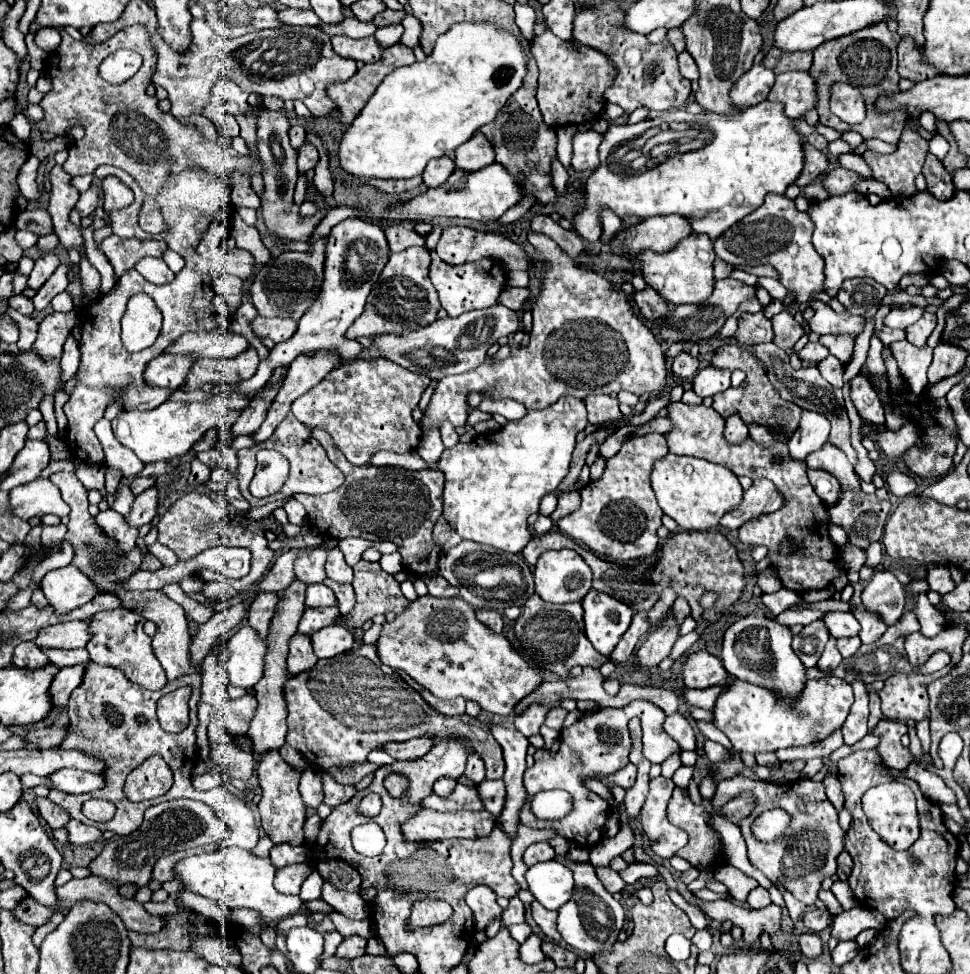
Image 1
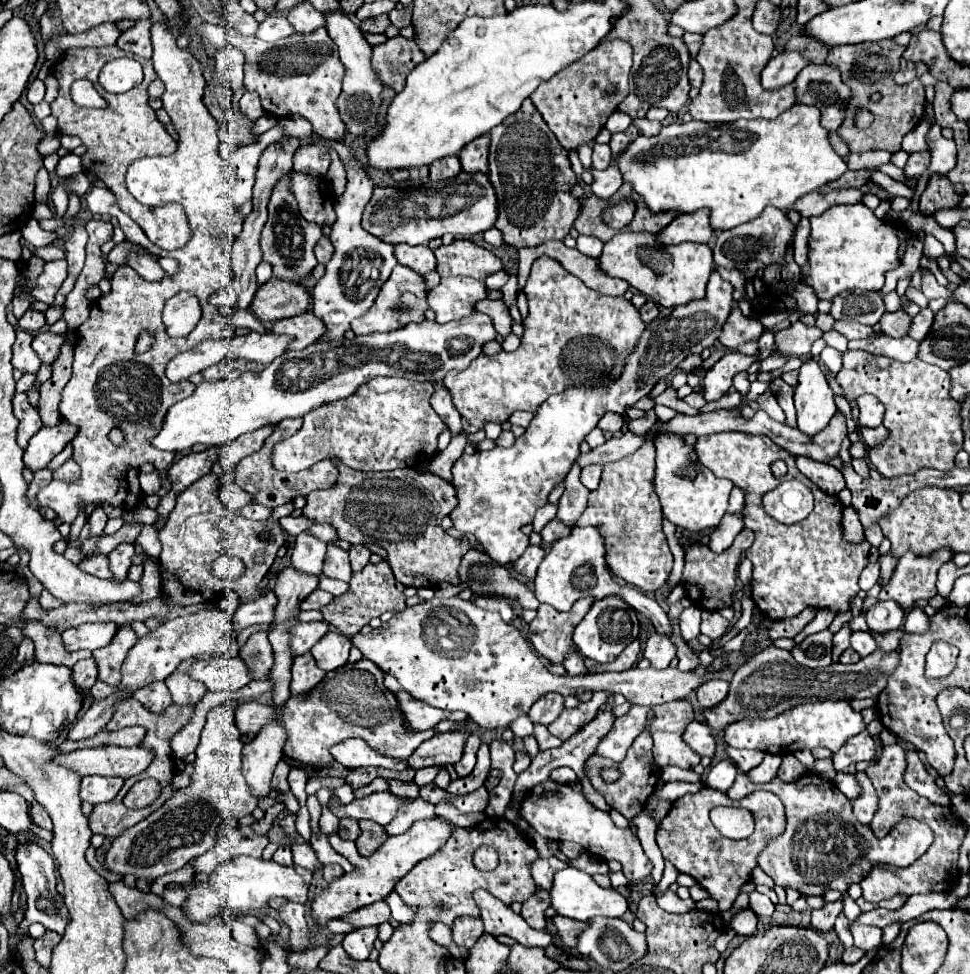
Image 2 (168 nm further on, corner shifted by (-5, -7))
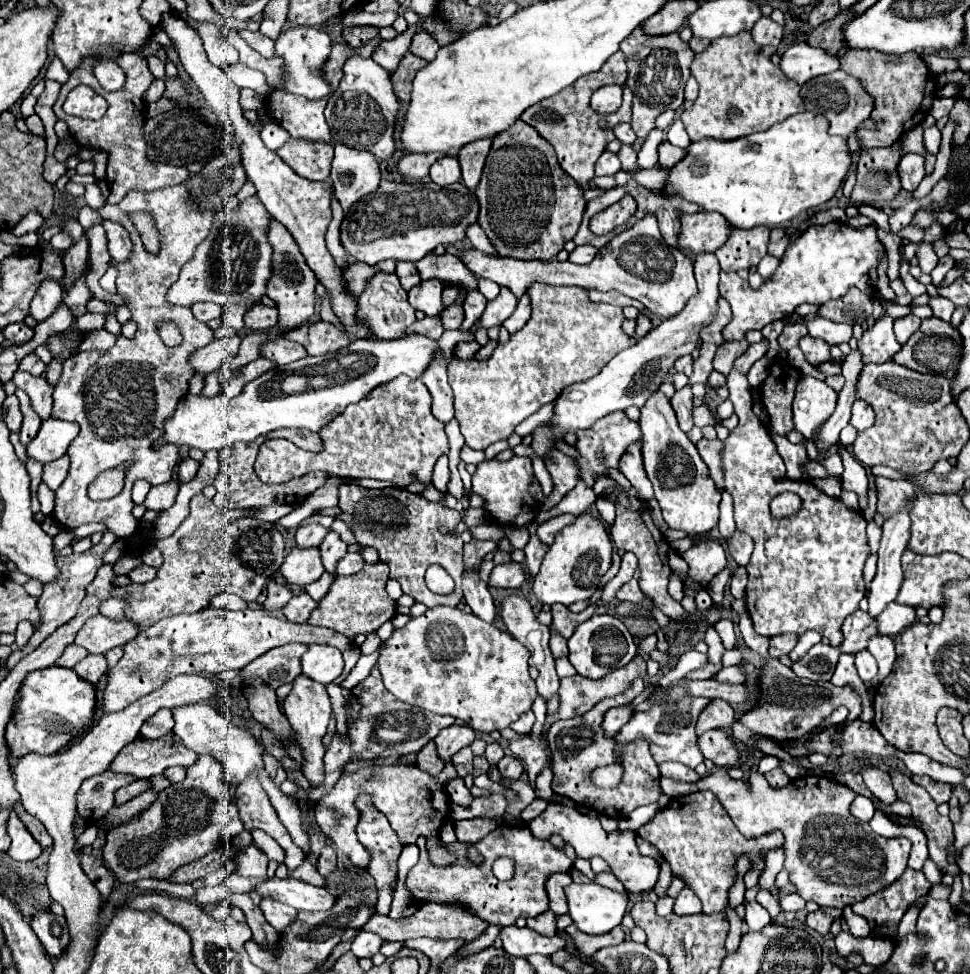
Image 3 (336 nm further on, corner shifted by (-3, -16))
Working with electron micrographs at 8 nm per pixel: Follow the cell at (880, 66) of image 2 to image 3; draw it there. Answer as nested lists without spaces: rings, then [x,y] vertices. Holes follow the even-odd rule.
[[[847,50],[839,54],[841,70],[847,74],[859,78],[867,92],[875,98],[875,110],[871,118],[879,124],[875,124],[875,132],[869,132],[869,128],[859,128],[859,140],[861,148],[885,148],[895,144],[903,132],[915,128],[923,122],[923,118],[929,114],[933,104],[933,92],[937,90],[937,80],[927,70],[921,56],[915,52],[907,52],[903,56],[887,56],[877,50]]]

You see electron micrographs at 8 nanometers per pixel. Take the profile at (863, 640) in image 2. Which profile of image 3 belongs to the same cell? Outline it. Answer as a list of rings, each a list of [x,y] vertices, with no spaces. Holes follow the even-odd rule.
[[[861,650],[861,652],[855,654],[855,666],[857,666],[859,678],[865,684],[871,684],[873,676],[877,674],[877,662],[875,662],[875,658],[867,650]]]

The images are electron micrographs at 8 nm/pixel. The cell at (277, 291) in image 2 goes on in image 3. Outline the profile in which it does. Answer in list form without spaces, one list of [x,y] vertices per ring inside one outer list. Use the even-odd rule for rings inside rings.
[[[255,304],[245,312],[245,326],[249,330],[267,330],[277,324],[277,308]]]

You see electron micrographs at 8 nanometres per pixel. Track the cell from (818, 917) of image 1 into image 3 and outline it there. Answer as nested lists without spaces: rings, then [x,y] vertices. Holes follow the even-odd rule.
[[[819,908],[817,912],[811,912],[807,914],[807,926],[817,930],[821,936],[827,936],[829,934],[829,928],[833,924],[835,918],[839,918],[843,912],[837,910],[837,908]]]

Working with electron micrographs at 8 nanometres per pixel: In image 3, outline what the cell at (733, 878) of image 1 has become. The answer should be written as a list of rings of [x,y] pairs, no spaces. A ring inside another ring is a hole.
[[[760,890],[757,893],[756,901],[769,912],[772,920],[774,920],[781,912],[778,898],[773,896],[768,890]]]

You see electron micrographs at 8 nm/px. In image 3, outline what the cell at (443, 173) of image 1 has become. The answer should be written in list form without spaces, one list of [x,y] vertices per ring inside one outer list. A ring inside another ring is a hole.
[[[449,154],[449,156],[439,158],[431,166],[431,180],[439,186],[449,186],[453,182],[461,182],[461,168],[457,162],[457,156]]]

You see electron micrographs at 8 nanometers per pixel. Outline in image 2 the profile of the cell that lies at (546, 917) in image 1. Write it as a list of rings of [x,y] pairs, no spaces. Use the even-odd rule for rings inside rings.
[[[555,915],[555,917],[551,919],[551,923],[553,923],[553,927],[557,929],[563,945],[569,947],[569,949],[575,947],[575,937],[585,929],[585,923],[575,921],[575,919],[569,919],[569,917],[561,917],[561,915]]]

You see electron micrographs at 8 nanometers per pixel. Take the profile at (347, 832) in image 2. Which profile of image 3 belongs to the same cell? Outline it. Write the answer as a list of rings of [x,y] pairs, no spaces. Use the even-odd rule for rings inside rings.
[[[445,762],[443,774],[439,776],[431,776],[429,772],[423,772],[417,764],[393,764],[393,766],[367,766],[367,768],[359,768],[355,772],[345,772],[332,790],[315,806],[315,818],[319,828],[331,838],[333,846],[337,850],[341,850],[343,854],[349,856],[353,866],[359,868],[367,868],[369,864],[369,856],[367,850],[363,848],[363,844],[357,842],[355,836],[355,828],[357,822],[361,818],[359,808],[353,806],[359,794],[369,794],[373,798],[373,806],[387,816],[391,828],[397,832],[399,840],[403,847],[409,844],[415,844],[419,836],[423,835],[427,842],[427,850],[429,850],[429,860],[435,866],[447,866],[455,862],[455,856],[449,852],[447,846],[441,844],[441,828],[445,824],[445,820],[449,818],[449,800],[445,800],[445,806],[437,806],[433,800],[433,792],[443,792],[447,798],[447,782],[457,778],[455,766],[451,762]]]

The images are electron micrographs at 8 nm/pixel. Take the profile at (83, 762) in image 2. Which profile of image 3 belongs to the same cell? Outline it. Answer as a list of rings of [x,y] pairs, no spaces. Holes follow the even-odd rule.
[[[169,736],[159,740],[137,738],[117,754],[111,770],[133,774],[135,778],[151,778],[155,774],[163,774],[163,770],[169,766],[189,768],[197,758],[197,752],[173,742],[173,738]]]

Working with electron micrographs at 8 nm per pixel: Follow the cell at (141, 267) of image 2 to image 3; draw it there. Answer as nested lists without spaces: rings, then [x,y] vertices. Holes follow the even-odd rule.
[[[105,220],[103,228],[107,232],[107,240],[109,240],[109,254],[113,258],[113,262],[125,262],[125,258],[131,256],[131,240],[129,240],[129,232],[119,224],[119,222],[111,222]]]

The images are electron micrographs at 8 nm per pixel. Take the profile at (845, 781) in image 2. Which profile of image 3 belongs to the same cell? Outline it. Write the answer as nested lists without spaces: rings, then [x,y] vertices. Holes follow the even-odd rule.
[[[857,796],[855,802],[851,804],[851,814],[853,814],[857,820],[861,820],[861,822],[869,822],[869,820],[873,818],[873,814],[875,814],[875,808],[873,808],[873,804],[871,804],[869,798]]]

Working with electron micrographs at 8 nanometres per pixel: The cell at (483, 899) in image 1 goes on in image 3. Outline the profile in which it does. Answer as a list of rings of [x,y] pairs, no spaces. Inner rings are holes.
[[[507,926],[501,928],[499,938],[503,940],[503,948],[511,956],[521,956],[527,958],[531,954],[545,954],[551,956],[553,952],[565,948],[565,938],[555,934],[555,936],[539,936],[531,928],[517,928],[517,926]]]

